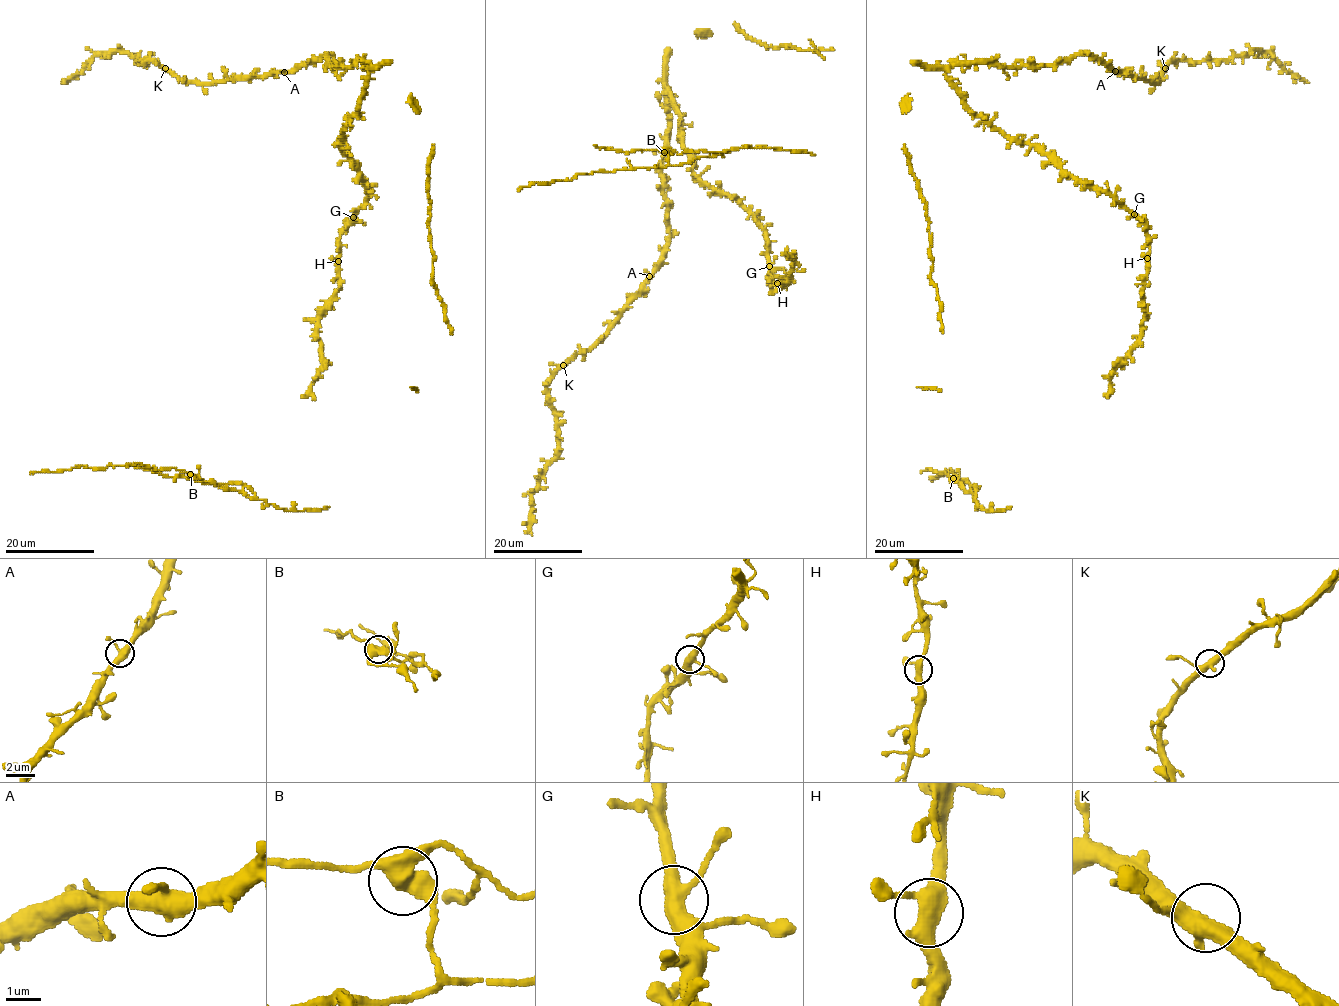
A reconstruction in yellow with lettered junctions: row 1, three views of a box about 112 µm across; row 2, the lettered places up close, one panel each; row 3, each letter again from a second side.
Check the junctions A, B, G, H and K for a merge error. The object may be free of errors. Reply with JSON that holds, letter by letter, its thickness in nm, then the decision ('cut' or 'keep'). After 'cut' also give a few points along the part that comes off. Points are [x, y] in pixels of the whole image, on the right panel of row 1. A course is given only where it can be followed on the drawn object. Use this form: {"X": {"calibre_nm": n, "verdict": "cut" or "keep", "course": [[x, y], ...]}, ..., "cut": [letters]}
{"A": {"calibre_nm": 400, "verdict": "keep"}, "B": {"calibre_nm": 440, "verdict": "keep"}, "G": {"calibre_nm": 400, "verdict": "keep"}, "H": {"calibre_nm": 400, "verdict": "keep"}, "K": {"calibre_nm": 400, "verdict": "keep"}, "cut": []}

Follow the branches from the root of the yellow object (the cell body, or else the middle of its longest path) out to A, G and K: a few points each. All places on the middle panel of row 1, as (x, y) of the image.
A: (759, 221), (692, 171), (665, 88), (661, 179), (669, 242), (649, 276)
G: (759, 221), (766, 234), (769, 266)
K: (759, 221), (692, 171), (665, 88), (667, 249), (603, 336), (563, 365)

